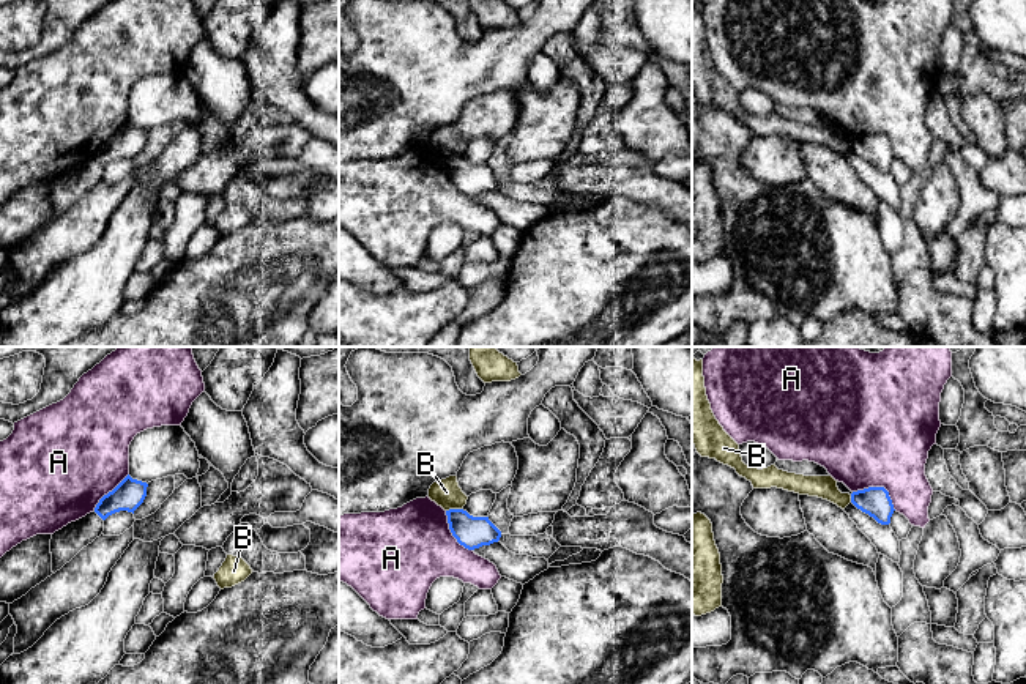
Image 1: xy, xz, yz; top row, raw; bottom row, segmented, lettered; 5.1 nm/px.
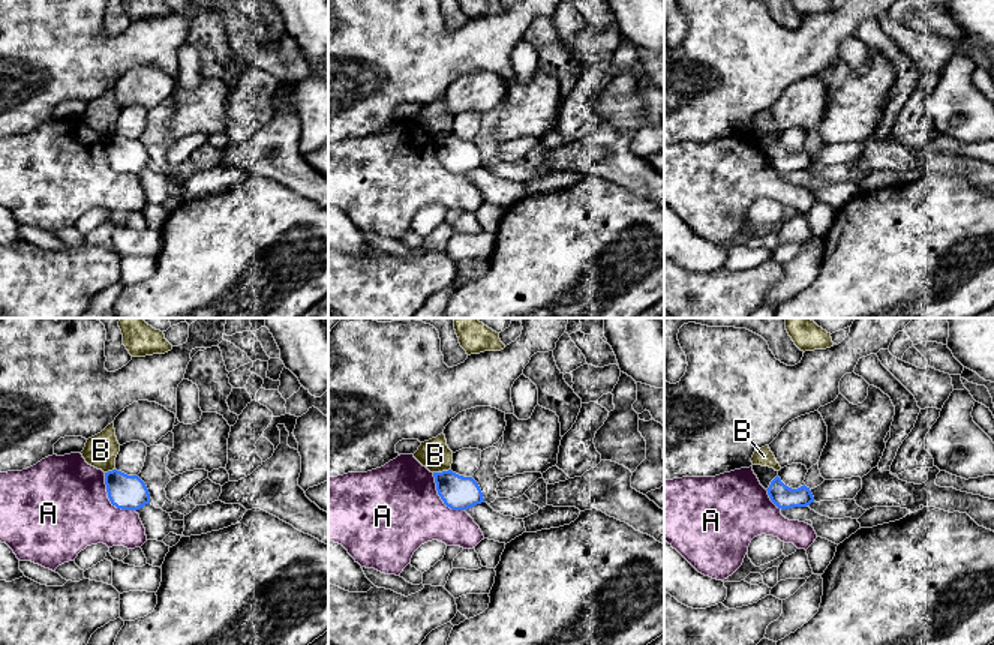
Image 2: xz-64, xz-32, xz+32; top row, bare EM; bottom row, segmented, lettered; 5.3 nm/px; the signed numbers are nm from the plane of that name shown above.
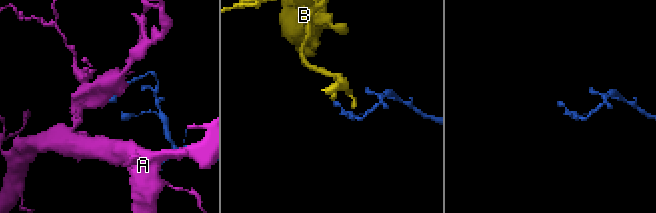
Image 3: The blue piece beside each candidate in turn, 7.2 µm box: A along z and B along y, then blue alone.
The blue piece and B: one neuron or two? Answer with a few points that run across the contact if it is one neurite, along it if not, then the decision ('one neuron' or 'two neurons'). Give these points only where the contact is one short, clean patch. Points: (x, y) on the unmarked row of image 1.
line xz (462, 155), (449, 155), (446, 158); two neurons

